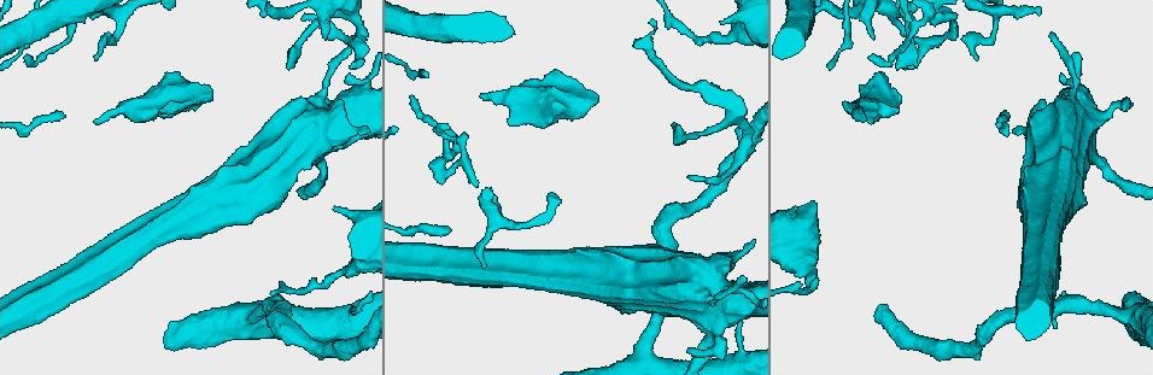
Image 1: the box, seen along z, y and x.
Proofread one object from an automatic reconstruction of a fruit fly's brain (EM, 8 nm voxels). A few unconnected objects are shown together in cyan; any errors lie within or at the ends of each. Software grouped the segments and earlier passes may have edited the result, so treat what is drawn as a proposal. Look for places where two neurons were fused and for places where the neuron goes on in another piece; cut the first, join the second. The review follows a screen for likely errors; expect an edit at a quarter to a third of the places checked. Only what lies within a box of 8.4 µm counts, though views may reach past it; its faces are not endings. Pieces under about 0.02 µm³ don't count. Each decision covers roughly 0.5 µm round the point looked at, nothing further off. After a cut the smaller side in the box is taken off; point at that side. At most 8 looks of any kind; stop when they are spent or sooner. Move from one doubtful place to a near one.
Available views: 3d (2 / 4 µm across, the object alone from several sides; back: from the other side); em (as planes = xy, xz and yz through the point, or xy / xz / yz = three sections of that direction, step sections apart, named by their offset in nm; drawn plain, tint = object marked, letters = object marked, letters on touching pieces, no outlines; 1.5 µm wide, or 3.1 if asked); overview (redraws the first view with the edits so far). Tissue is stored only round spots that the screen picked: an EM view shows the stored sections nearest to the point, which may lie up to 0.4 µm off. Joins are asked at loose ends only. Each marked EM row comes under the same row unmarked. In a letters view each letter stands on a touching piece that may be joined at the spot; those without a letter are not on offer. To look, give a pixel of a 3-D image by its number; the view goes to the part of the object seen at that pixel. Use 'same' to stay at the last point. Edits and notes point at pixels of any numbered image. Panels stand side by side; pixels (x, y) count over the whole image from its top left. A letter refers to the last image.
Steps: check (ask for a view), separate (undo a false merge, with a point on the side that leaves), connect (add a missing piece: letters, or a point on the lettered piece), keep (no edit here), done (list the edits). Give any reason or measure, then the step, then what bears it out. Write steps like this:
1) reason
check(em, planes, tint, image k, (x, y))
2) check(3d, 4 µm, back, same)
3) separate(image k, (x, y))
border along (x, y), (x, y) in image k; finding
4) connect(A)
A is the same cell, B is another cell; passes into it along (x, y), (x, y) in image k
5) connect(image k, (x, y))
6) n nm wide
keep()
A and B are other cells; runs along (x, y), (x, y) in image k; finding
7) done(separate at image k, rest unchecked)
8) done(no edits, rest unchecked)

stops while still wide
check(em, planes, letters, image 1, (1059, 79))

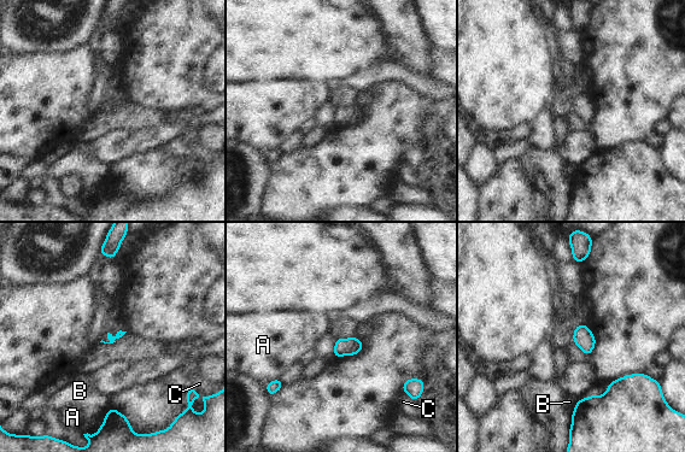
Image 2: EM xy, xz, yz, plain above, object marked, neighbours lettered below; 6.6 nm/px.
B touches over 130 nm
keep()
A, B and C are other cells; border along (279, 377), (270, 381) in image 2; none of them fits

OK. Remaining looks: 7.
sharp bend
check(em, planes, letters, image 1, (450, 139))

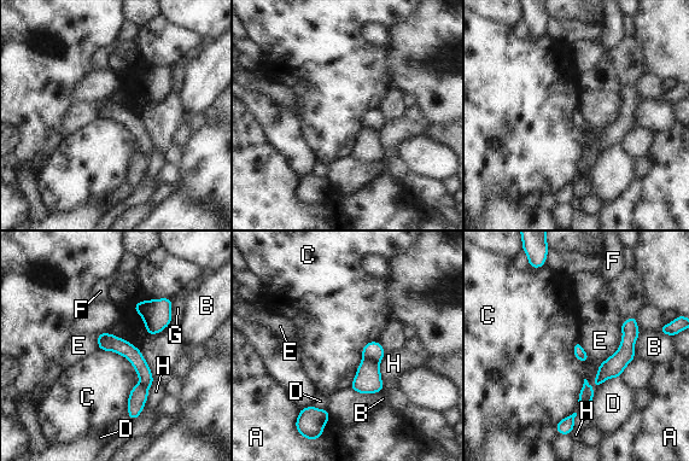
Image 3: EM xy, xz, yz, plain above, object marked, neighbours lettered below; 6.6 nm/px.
80 nm wide
separate(image 3, (367, 379))
A, B, C, D, E, F, G and H are other cells; border along (362, 359), (379, 361) in image 3; two neurons meet here

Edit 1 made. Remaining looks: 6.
tapers out
check(3d, 2 µm, back, image 1, (675, 125))

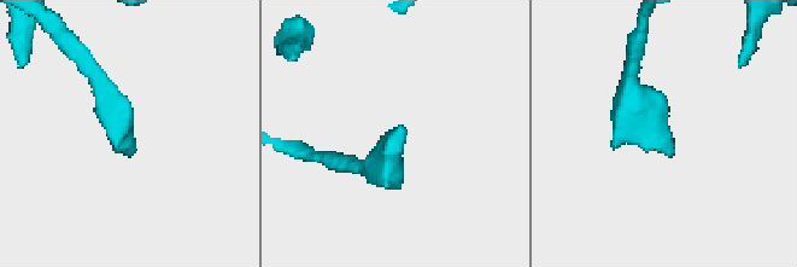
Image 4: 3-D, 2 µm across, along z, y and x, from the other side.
need the tissue
check(em, planes, letters, image 4, (672, 152))

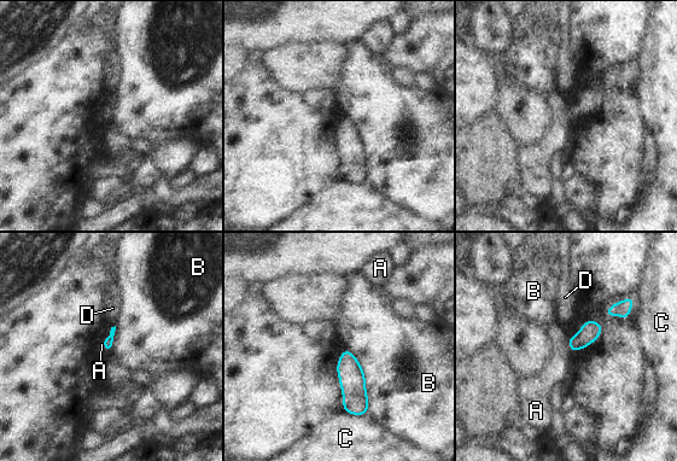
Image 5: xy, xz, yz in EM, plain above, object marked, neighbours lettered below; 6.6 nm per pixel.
keep()
A, B, C and D are other cells; border along (567, 337), (571, 351) in image 5; none of them fits

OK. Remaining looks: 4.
done(separate at image 3, rest unchecked)

